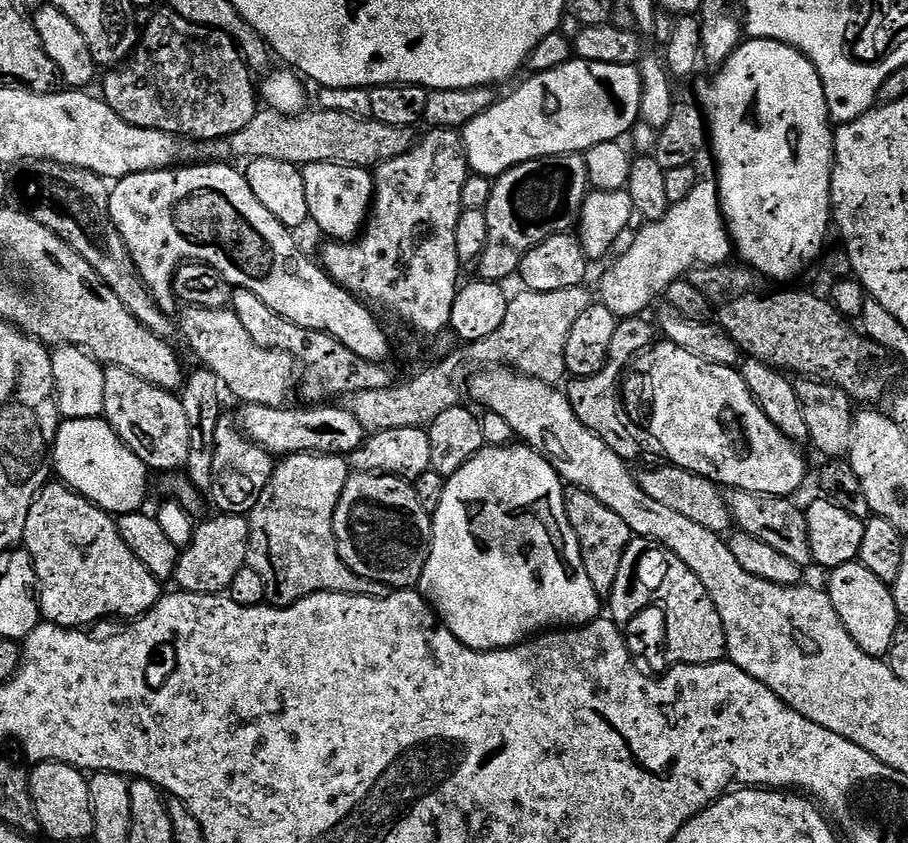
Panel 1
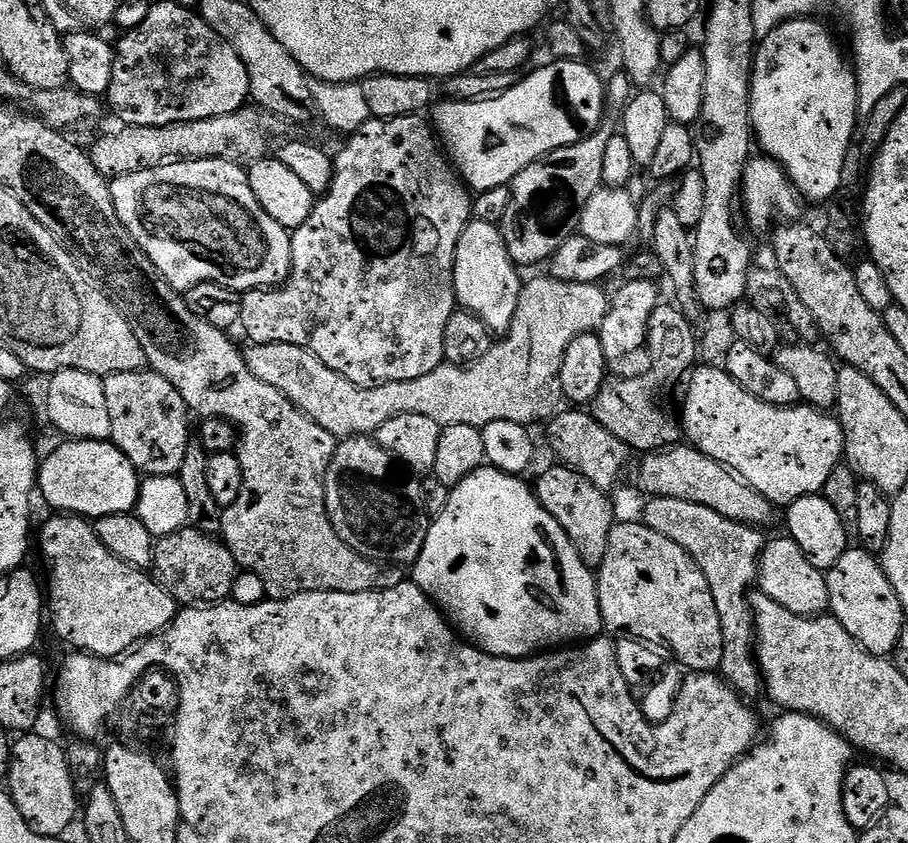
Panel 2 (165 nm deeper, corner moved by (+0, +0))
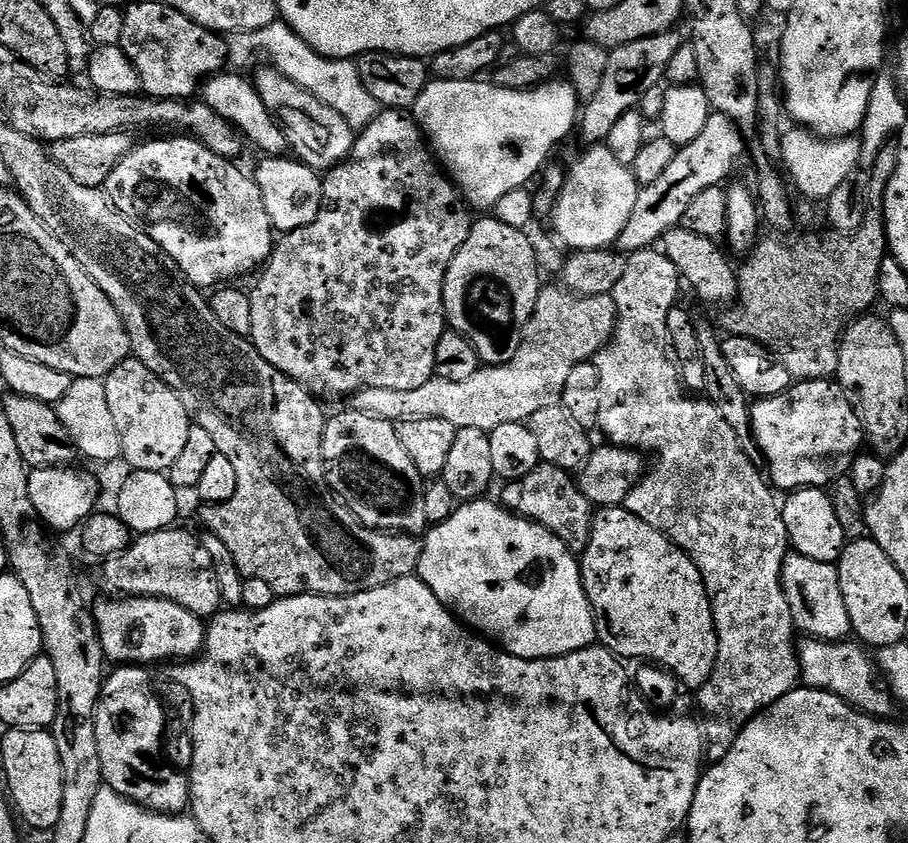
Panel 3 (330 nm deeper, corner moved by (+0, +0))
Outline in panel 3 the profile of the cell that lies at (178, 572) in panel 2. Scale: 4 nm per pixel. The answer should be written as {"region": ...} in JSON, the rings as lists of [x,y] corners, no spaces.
{"region":[[[181,526],[163,528],[157,532],[145,532],[137,535],[132,544],[117,556],[107,557],[100,568],[100,584],[107,595],[112,598],[127,598],[129,596],[153,596],[174,602],[186,610],[190,610],[201,618],[211,618],[221,611],[222,601],[218,590],[218,577],[209,553],[202,546],[197,533],[187,532]]]}

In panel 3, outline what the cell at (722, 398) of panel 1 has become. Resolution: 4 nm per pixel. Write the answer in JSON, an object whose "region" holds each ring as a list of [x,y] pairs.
{"region":[[[802,380],[793,383],[782,394],[757,399],[752,404],[752,433],[766,461],[767,479],[777,489],[783,490],[831,485],[832,481],[851,469],[853,460],[865,443],[856,407],[850,402],[847,391],[832,380]]]}

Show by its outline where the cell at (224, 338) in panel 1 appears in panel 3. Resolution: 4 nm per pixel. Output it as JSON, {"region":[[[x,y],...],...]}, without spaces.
{"region":[[[541,287],[538,302],[534,306],[534,314],[524,331],[522,342],[518,346],[518,354],[510,358],[510,362],[495,366],[482,366],[466,382],[446,382],[433,378],[426,386],[418,386],[418,390],[378,390],[377,388],[361,388],[351,397],[351,407],[357,412],[365,412],[374,418],[383,420],[409,420],[410,418],[443,418],[455,428],[469,428],[493,432],[498,426],[522,424],[538,414],[538,410],[546,410],[546,406],[560,404],[560,395],[566,386],[566,378],[570,378],[570,370],[574,366],[589,363],[597,352],[603,350],[612,338],[616,329],[616,303],[611,295],[577,296],[563,287]]]}

